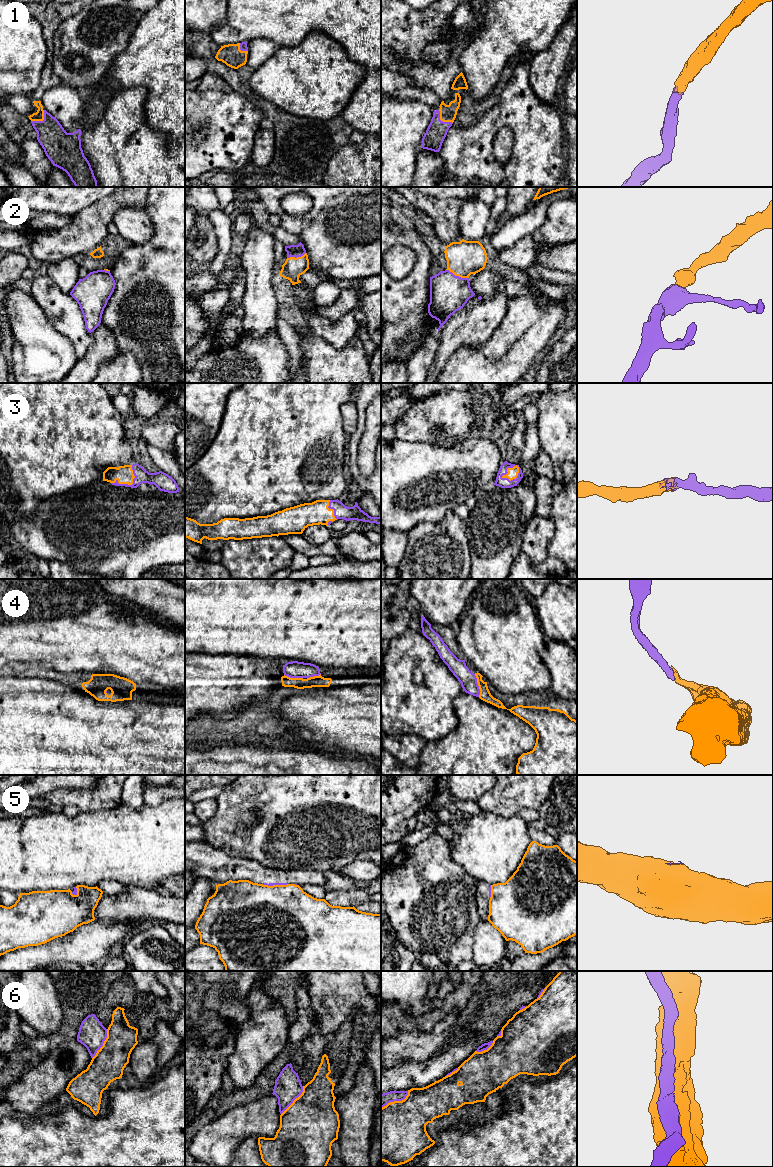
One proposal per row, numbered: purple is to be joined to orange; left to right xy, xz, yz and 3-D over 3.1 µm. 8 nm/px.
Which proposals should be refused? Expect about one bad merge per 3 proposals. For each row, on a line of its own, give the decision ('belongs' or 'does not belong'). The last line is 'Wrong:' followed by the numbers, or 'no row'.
1: belongs
2: belongs
3: belongs
4: belongs
5: does not belong
6: does not belong
Wrong: 5, 6

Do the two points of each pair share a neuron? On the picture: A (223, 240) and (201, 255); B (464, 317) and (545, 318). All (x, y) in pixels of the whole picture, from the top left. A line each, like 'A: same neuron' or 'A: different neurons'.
A: different neurons
B: different neurons

